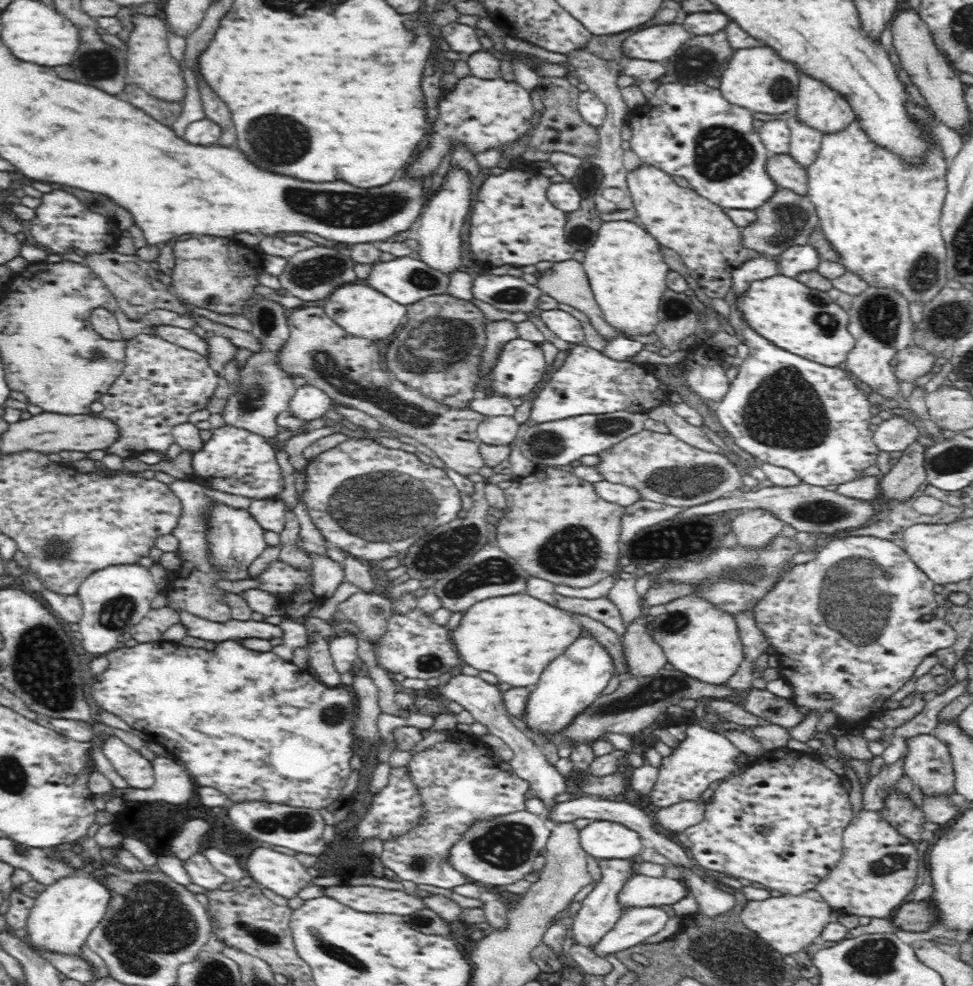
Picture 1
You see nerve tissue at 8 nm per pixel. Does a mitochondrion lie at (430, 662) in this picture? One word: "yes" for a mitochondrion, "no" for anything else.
yes

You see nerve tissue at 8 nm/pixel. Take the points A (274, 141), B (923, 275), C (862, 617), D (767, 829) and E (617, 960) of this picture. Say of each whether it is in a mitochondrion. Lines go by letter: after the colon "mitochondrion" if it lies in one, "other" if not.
A: mitochondrion
B: mitochondrion
C: mitochondrion
D: mitochondrion
E: other

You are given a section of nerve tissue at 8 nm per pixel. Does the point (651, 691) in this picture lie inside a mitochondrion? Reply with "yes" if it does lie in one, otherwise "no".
yes

